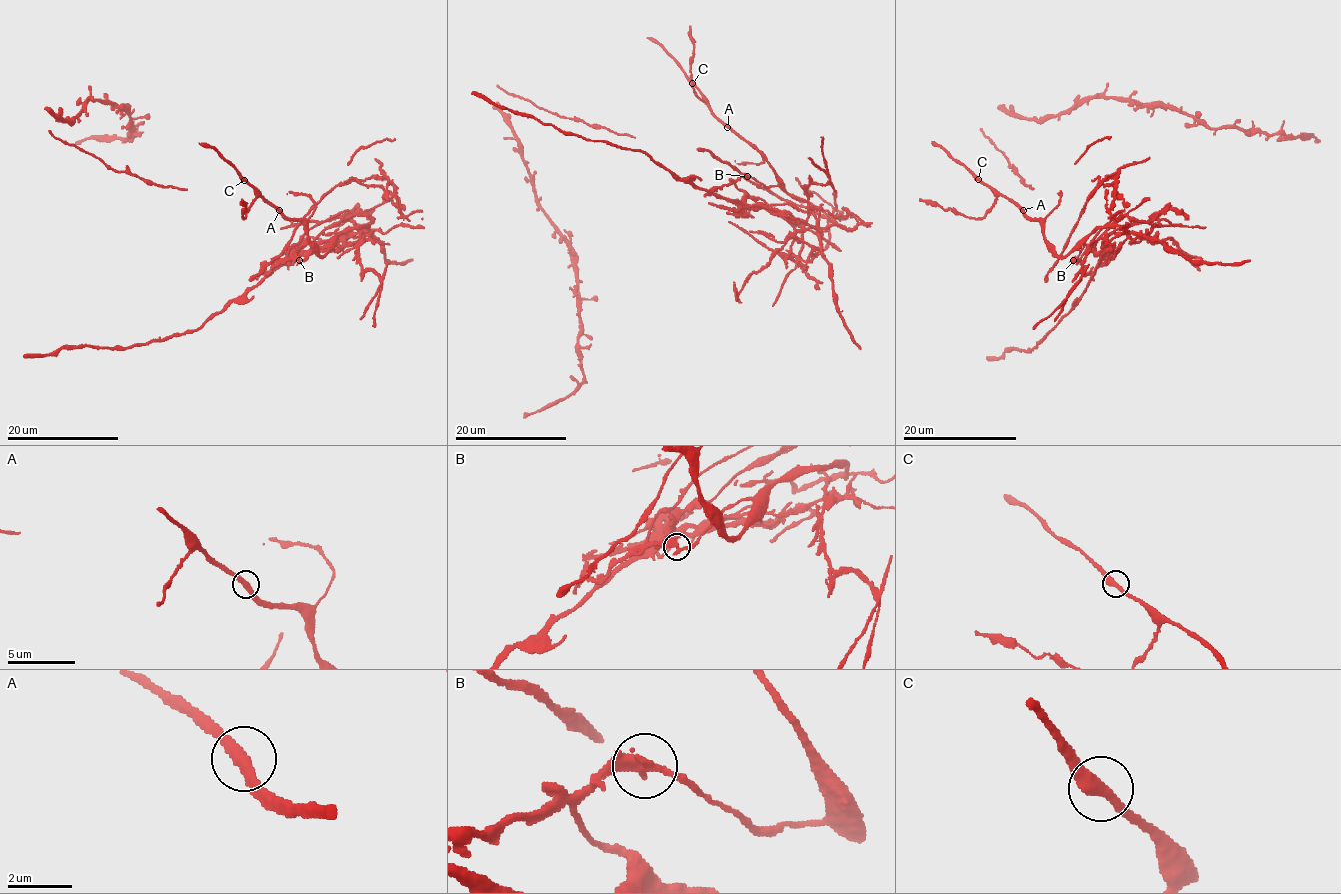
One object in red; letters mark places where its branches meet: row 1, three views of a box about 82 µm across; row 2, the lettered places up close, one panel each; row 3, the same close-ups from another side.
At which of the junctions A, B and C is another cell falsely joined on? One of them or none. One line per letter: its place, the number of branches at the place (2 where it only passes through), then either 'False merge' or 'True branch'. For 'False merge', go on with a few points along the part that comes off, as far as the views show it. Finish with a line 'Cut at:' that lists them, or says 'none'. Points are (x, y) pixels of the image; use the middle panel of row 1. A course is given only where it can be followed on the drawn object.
A: Place: (727, 127). Branches: 2. True branch
B: Place: (747, 176). Branches: 2. False merge. Course of the part to remove: (747, 175), (734, 182), (740, 191), (797, 230), (857, 224), (849, 212), (833, 219), (789, 203), (697, 149)
C: Place: (692, 83). Branches: 2. True branch
Cut at: B

